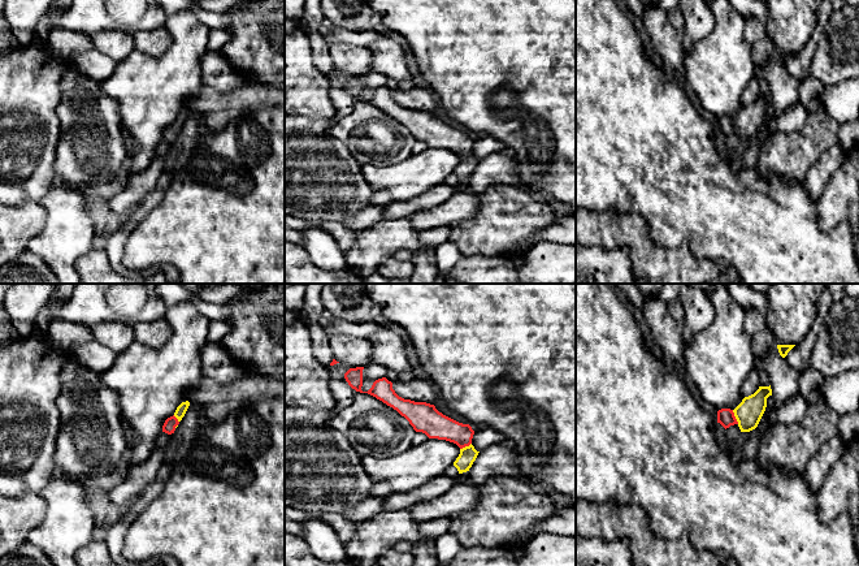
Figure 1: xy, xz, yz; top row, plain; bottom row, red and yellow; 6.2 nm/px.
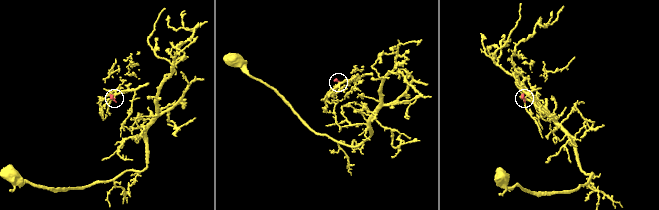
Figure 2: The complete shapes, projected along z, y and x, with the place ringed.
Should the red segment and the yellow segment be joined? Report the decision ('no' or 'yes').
yes

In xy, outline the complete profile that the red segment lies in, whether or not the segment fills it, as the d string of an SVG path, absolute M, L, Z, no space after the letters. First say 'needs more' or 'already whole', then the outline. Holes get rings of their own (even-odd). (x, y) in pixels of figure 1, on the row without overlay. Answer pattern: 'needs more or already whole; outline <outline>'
needs more; outline M182 111L173 125L168 126L162 134L162 141L172 143L174 142L175 137L178 135L179 130L182 129L182 126L185 125L187 117L190 115L190 111Z

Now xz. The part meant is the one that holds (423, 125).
needs more; outline M364 75L350 77L344 82L348 94L360 101L368 101L404 125L416 141L425 142L429 147L446 148L460 156L460 163L454 170L459 182L469 180L480 160L472 154L474 139L469 133L459 131L442 121L434 113L415 111L399 105L392 98L392 91L386 86L373 91L368 100L363 100Z

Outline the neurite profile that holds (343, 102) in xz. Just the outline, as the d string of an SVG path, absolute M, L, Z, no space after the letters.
M343 72L329 74L329 81L330 81L329 95L337 109L337 113L334 116L337 122L340 121L344 116L350 115L353 109L355 103L357 101L355 98L352 98L348 94L348 91L344 87L344 82L350 77L356 77L356 75L359 74L343 73Z

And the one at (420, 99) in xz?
M413 87L408 91L395 90L392 91L392 98L399 105L415 111L434 113L438 108L437 98L430 88Z

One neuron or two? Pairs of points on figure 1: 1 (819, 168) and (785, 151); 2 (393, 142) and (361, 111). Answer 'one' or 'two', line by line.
1: two
2: one

